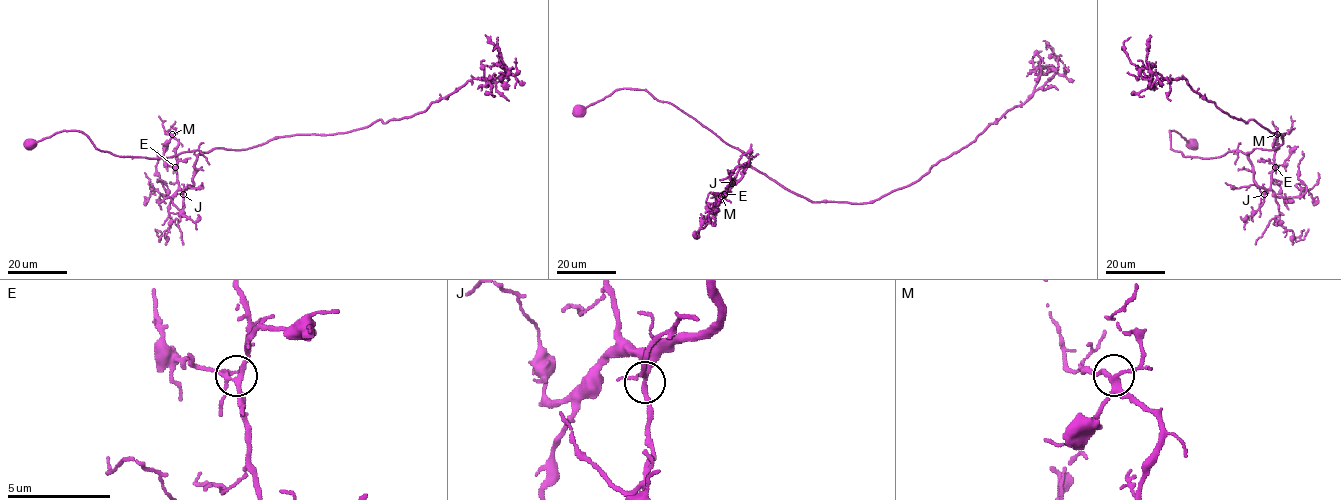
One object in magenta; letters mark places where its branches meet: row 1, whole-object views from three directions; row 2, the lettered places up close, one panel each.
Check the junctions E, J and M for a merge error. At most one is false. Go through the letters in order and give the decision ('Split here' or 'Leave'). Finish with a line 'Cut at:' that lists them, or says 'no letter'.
E: Leave
J: Leave
M: Leave
Cut at: no letter

